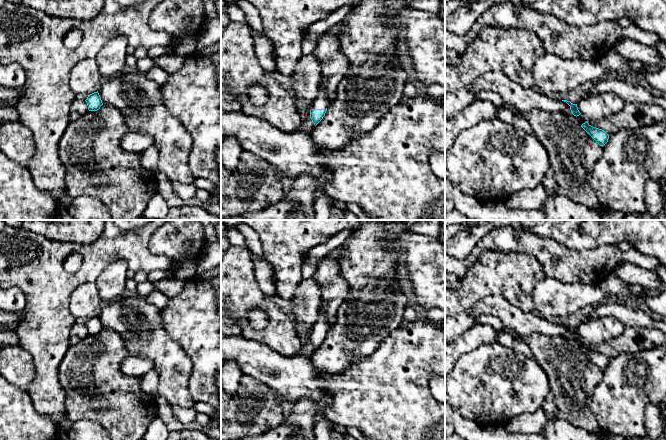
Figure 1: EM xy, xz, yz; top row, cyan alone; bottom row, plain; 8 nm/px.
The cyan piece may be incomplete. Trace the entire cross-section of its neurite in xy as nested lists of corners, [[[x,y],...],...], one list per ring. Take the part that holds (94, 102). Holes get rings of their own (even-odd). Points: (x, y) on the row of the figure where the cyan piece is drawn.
[[[98,91],[88,95],[85,101],[87,103],[89,111],[97,111],[103,105]]]

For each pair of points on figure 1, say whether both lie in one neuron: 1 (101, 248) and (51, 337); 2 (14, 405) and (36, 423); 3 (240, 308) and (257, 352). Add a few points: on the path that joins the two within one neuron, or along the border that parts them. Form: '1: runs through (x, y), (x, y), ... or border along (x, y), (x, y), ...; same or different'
1: runs through (85, 270), (51, 303), (51, 315); same
2: runs through (19, 410), (31, 422); same
3: border along (240, 334), (256, 339), (274, 349); different

